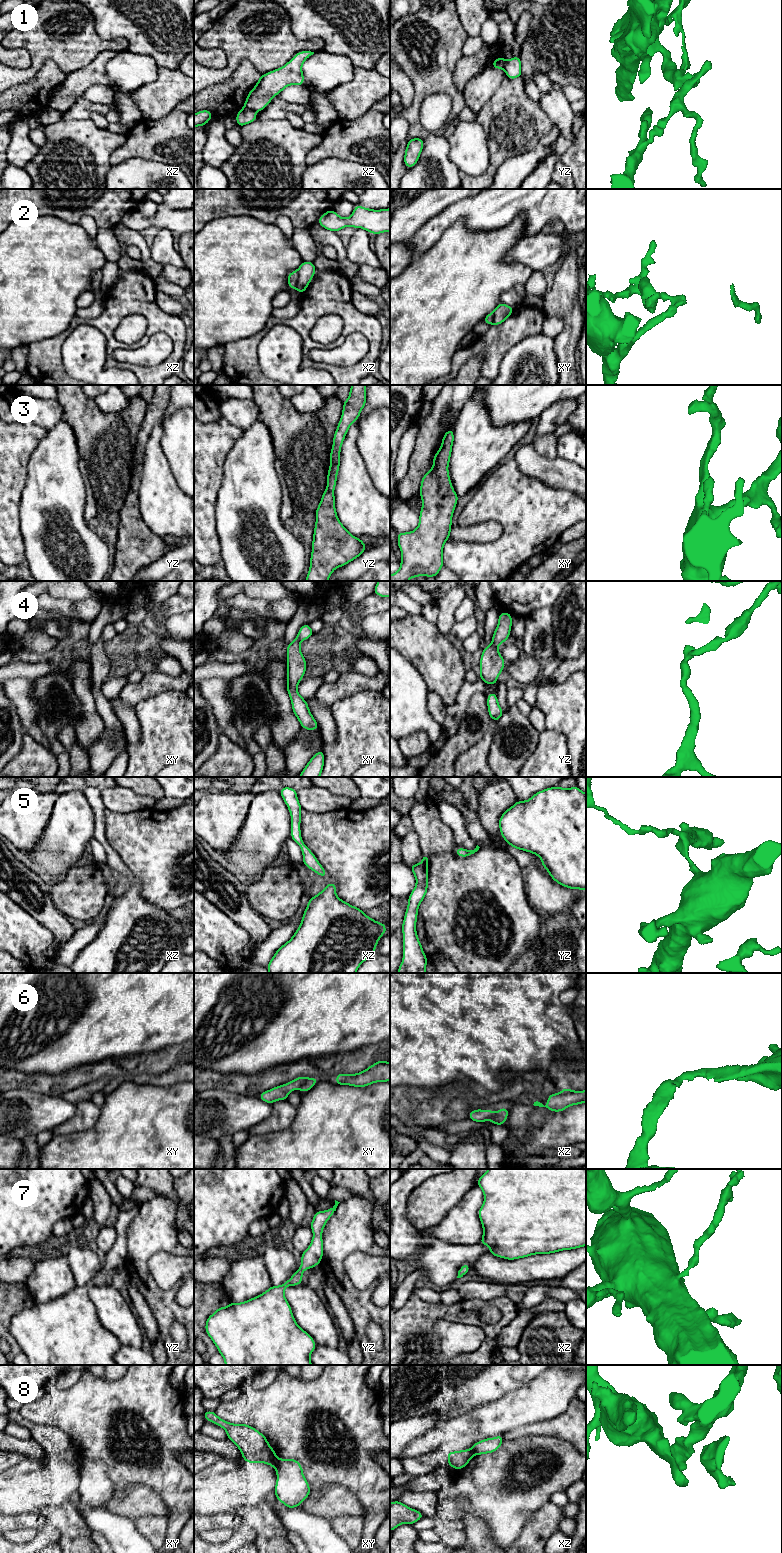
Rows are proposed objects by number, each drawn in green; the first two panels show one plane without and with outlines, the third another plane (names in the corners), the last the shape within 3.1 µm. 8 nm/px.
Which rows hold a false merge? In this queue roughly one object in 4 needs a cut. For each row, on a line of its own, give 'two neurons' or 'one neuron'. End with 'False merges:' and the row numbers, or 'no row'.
1: two neurons
2: two neurons
3: one neuron
4: one neuron
5: one neuron
6: one neuron
7: one neuron
8: two neurons
False merges: 1, 2, 8

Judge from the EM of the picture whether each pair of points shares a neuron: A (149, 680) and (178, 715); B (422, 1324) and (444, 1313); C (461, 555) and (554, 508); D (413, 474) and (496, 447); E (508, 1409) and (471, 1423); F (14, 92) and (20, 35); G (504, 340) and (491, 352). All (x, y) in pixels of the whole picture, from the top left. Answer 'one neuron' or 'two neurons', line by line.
A: two neurons
B: one neuron
C: one neuron
D: two neurons
E: one neuron
F: two neurons
G: one neuron

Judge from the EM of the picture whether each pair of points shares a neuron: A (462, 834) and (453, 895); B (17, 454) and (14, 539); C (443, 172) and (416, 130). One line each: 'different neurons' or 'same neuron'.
A: different neurons
B: same neuron
C: different neurons

